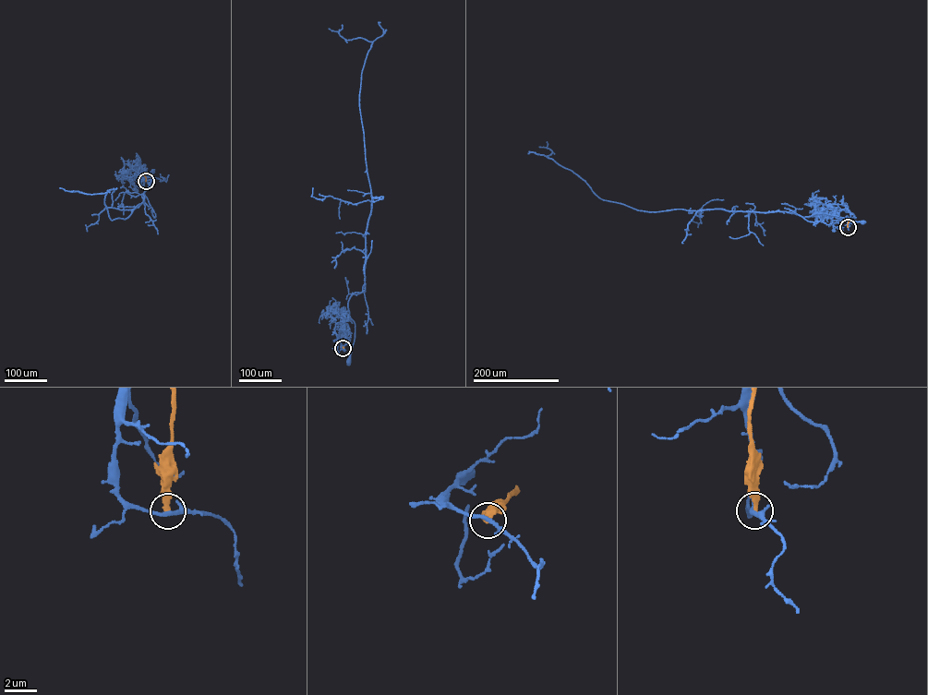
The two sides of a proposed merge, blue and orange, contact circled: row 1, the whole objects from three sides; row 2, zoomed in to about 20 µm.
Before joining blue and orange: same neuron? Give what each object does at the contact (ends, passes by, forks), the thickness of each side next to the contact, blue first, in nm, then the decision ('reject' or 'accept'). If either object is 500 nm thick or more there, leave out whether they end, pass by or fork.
blue forks | orange ends | 190/240 nm | reject

